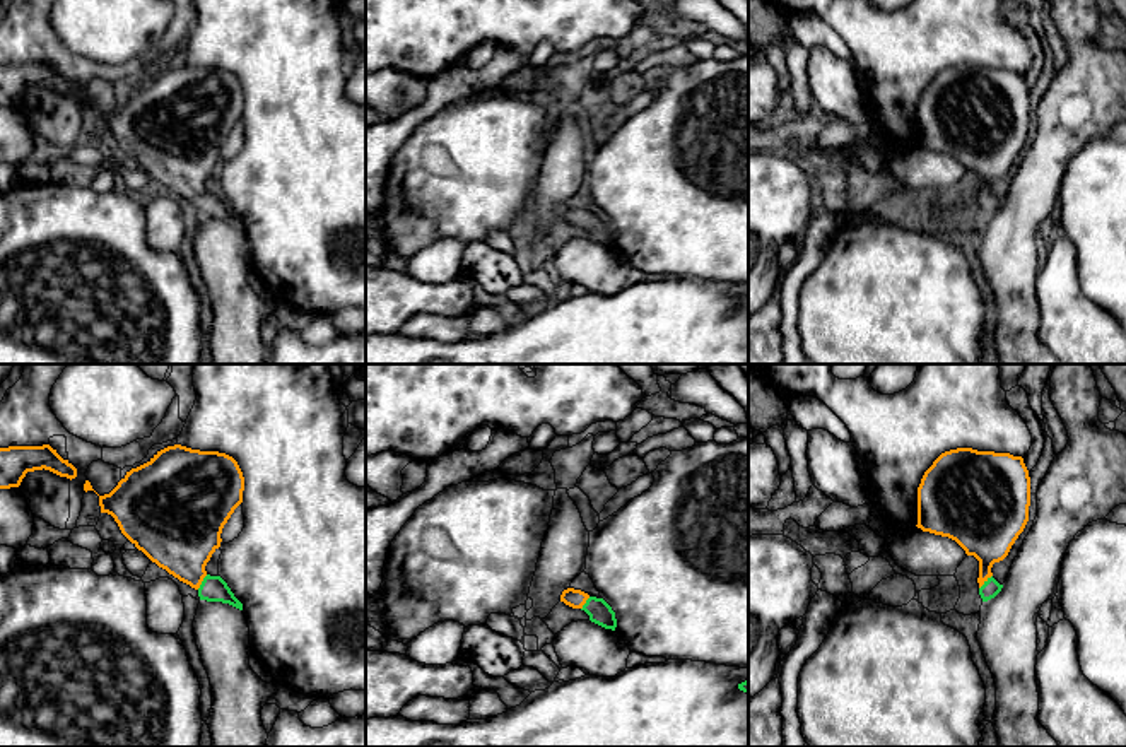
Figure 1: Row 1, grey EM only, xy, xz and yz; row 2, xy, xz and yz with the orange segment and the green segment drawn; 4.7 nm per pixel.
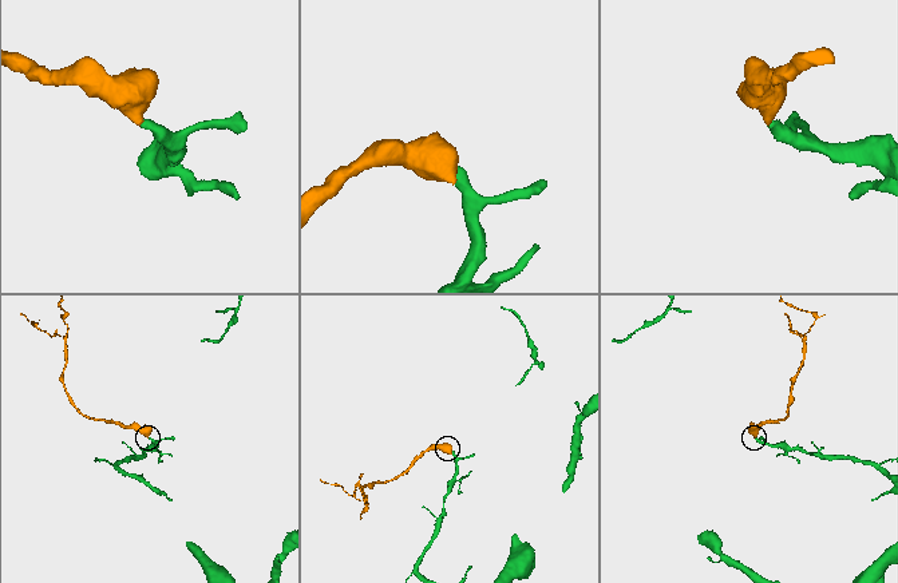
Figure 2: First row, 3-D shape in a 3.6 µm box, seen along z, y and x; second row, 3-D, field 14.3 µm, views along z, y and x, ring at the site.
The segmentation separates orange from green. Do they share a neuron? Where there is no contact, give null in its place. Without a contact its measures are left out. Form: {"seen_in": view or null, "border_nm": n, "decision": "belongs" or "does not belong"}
{"seen_in": "yz", "border_nm": 90, "decision": "belongs"}

